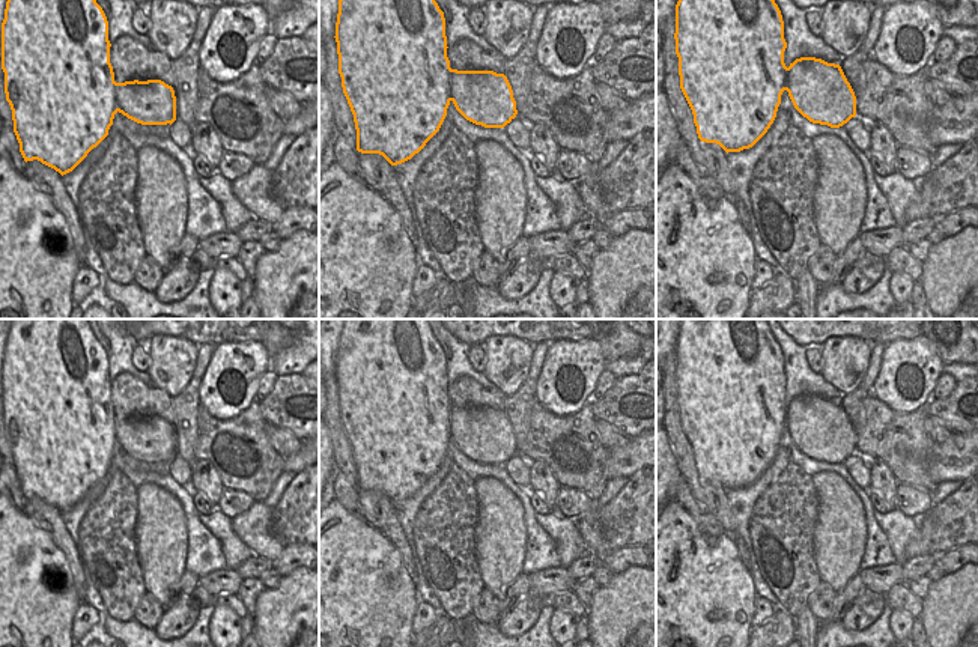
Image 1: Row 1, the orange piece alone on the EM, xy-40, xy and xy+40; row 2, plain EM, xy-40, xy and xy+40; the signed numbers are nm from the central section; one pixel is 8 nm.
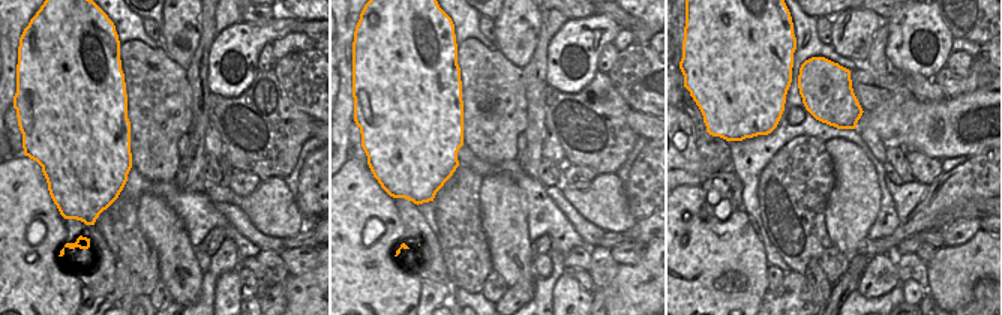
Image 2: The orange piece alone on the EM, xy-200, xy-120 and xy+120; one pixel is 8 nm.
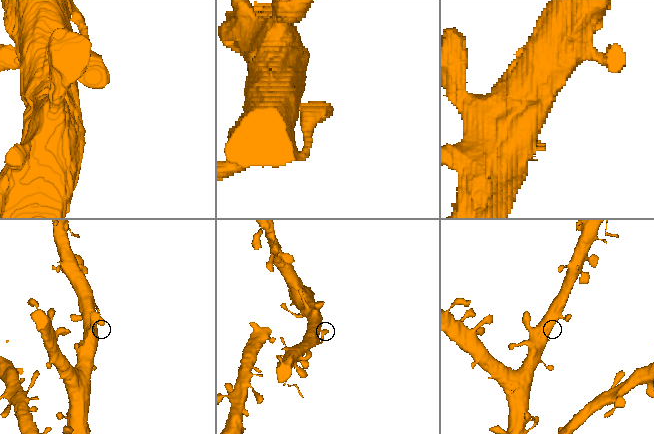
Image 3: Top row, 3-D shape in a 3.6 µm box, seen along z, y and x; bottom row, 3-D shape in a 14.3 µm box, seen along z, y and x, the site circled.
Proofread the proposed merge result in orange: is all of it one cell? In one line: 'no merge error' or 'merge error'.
no merge error

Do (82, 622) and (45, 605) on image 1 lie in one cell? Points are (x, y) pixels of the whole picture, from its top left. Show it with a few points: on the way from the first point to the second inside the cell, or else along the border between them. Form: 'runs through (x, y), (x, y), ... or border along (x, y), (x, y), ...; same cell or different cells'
border along (82, 601), (74, 614), (71, 631); different cells

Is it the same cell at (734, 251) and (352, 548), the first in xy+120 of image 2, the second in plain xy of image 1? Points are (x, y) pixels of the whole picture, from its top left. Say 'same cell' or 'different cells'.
same cell

